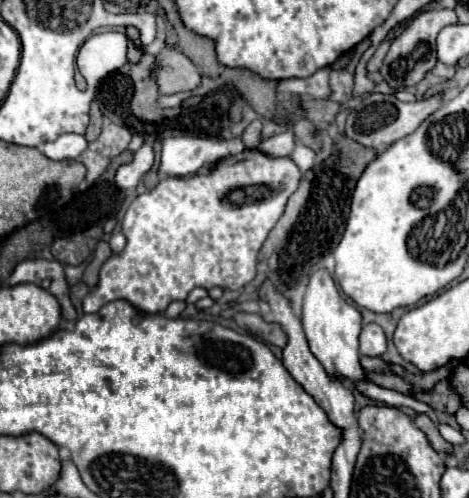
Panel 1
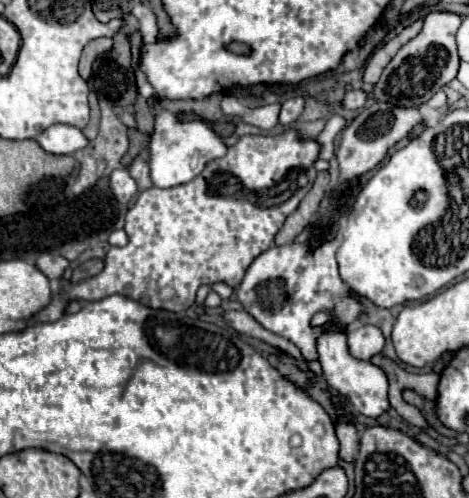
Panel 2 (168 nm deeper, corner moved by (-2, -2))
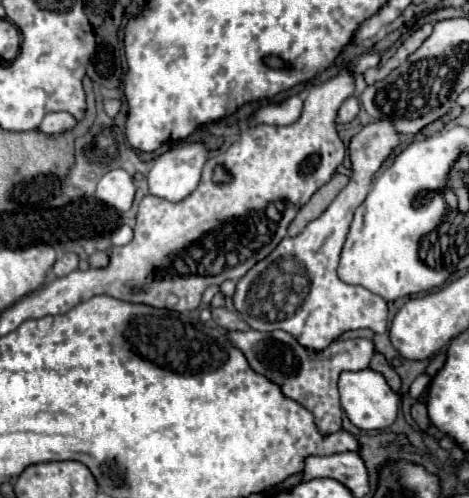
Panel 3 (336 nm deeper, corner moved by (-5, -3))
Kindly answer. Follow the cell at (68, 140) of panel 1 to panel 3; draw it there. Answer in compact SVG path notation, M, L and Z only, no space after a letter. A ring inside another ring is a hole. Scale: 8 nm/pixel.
M50 113L46 115L46 119L40 123L40 131L46 133L46 135L60 135L60 133L66 133L70 129L74 129L76 125L76 119L70 115L70 113Z

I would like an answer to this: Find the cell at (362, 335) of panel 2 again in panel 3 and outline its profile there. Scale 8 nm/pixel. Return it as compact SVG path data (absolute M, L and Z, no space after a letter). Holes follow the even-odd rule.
M234 331L230 333L232 343L246 355L250 367L258 371L260 375L268 377L270 381L278 383L286 397L302 403L308 411L314 413L316 425L322 435L334 433L342 427L342 411L340 411L340 399L338 399L338 373L342 371L360 371L370 365L370 359L374 357L374 341L372 339L348 339L348 341L336 341L328 345L320 353L310 353L304 349L292 335L286 331Z

